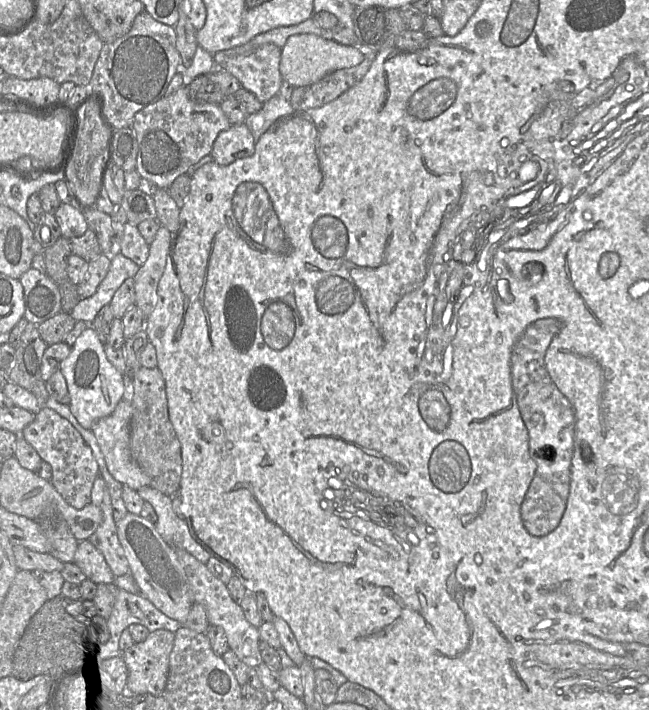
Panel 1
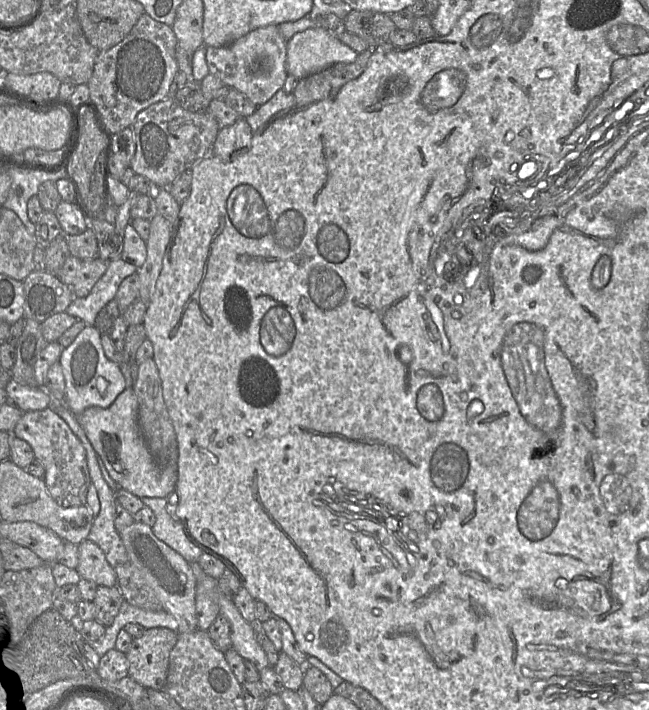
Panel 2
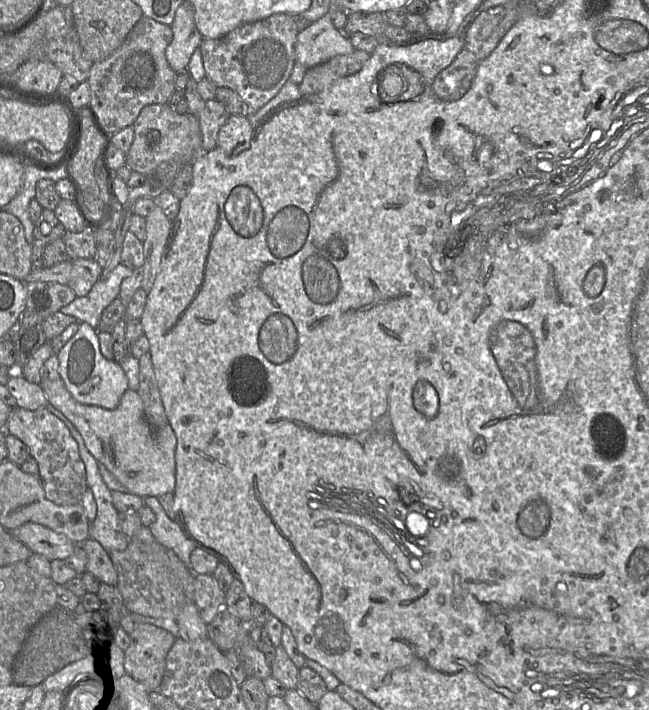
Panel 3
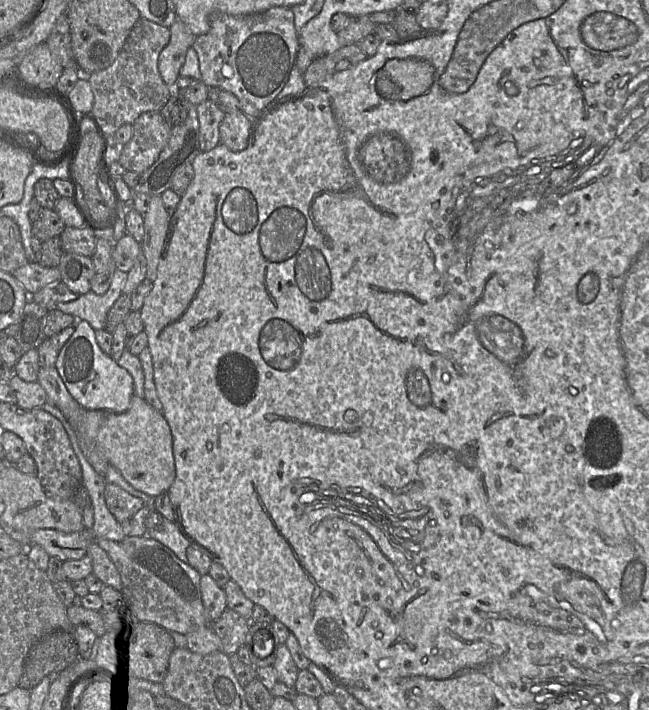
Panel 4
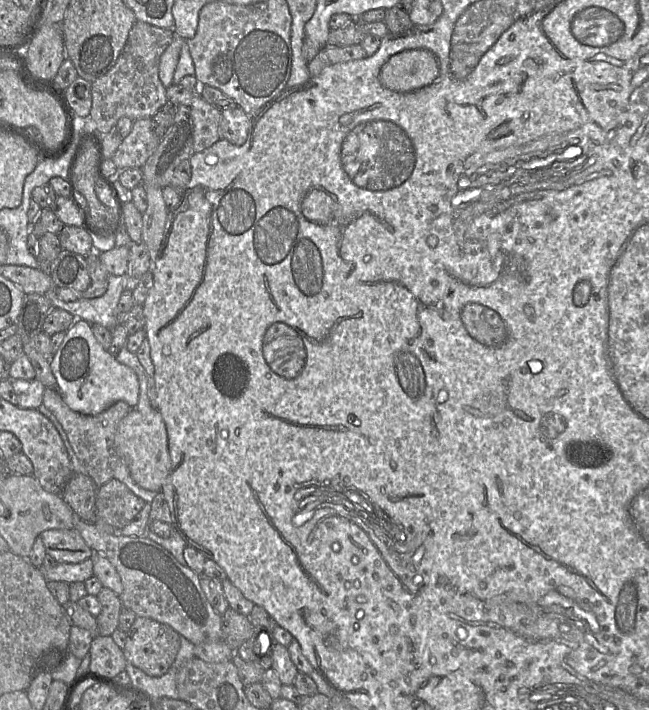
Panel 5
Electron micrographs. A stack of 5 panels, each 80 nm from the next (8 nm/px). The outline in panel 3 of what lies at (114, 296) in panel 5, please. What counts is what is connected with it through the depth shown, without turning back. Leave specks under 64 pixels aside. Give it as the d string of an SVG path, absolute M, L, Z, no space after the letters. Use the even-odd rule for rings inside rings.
M119 263L107 278L99 278L89 293L76 297L71 303L63 306L60 312L76 318L76 322L86 322L97 330L103 310L119 297L120 285L133 270Z

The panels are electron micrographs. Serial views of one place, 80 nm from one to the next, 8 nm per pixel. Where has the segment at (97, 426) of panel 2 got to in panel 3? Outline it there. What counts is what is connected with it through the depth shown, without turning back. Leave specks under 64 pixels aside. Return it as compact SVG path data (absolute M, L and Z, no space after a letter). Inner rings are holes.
M61 378L41 381L48 403L58 409L80 432L91 455L106 466L118 481L140 497L159 497L173 492L176 482L176 435L168 423L154 431L147 423L143 402L139 394L128 388L119 405L108 410L100 406L77 402Z

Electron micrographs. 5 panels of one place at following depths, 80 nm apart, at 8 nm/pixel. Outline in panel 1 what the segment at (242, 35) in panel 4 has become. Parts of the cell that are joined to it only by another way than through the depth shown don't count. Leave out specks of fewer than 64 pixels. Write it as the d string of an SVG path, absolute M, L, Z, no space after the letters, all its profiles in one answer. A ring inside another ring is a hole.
M268 43L249 55L231 57L225 63L216 65L216 69L232 74L242 88L265 103L279 93L283 82L280 73L281 54L282 49Z

